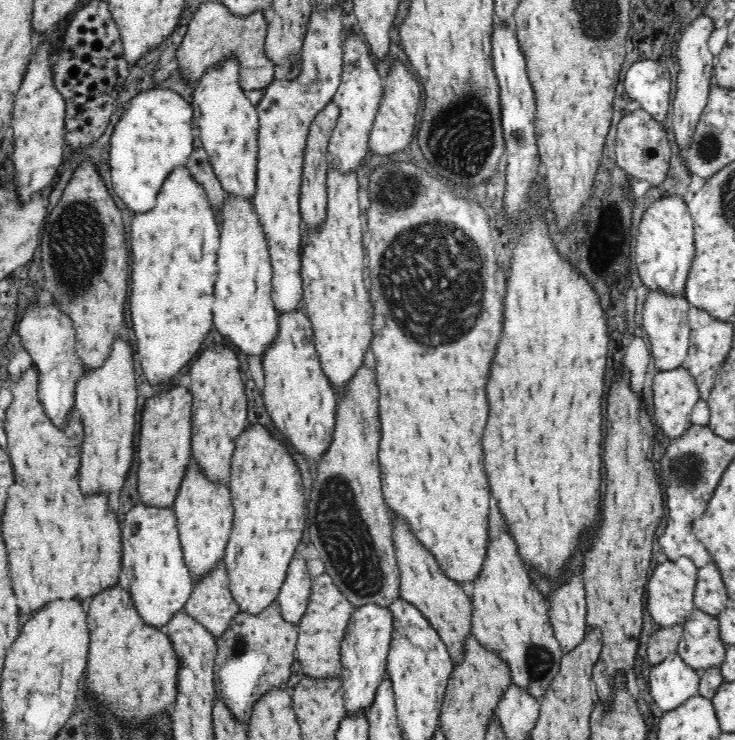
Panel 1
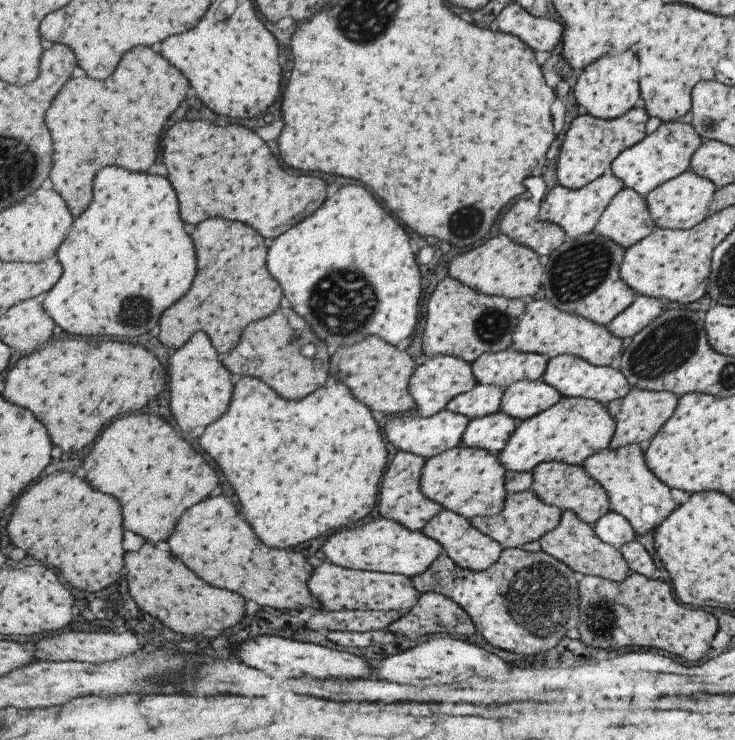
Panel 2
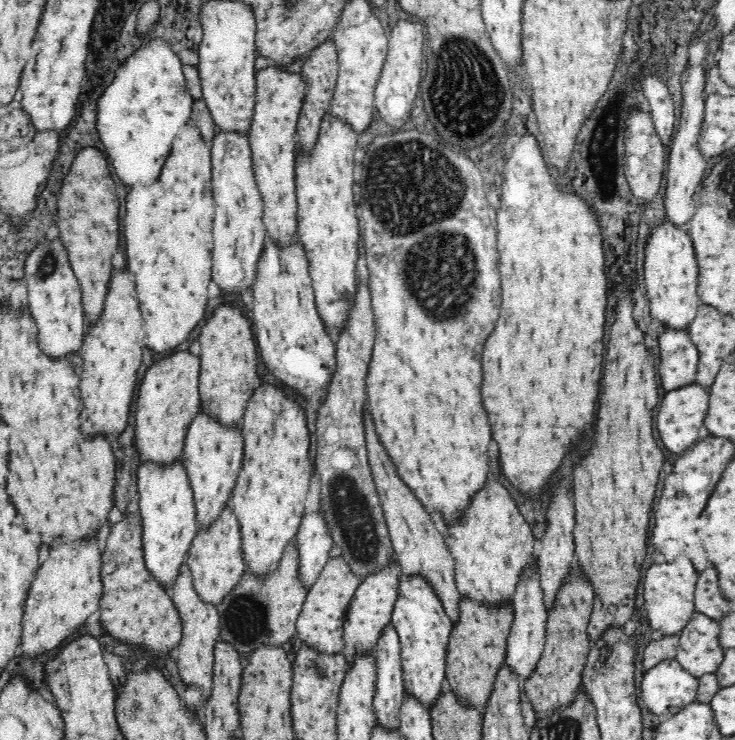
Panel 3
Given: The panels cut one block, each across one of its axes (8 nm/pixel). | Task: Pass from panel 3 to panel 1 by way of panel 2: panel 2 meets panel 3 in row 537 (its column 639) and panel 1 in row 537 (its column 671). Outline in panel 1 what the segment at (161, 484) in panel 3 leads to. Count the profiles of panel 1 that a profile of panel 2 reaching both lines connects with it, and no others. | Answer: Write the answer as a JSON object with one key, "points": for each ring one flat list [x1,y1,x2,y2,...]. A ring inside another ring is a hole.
{"points":[[139,503,124,515,120,521,120,526,124,574,128,578,129,596,132,604,134,604,136,612,139,613,144,624,163,630,166,624,172,620,172,616,183,611,194,588,191,573,188,572,183,561,183,549,180,546,174,510,156,509,152,508,151,505]]}

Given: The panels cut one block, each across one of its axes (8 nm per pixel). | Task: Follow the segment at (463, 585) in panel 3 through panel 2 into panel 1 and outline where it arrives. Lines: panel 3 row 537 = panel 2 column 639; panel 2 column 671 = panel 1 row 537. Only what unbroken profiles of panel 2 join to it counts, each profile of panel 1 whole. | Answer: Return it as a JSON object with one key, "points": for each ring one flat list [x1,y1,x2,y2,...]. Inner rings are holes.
{"points":[[507,527,506,533,495,541,488,542,480,577,477,577,477,582,474,583,471,635,484,648,495,652,495,655,507,664,511,674,511,684,521,688,523,692,540,703,544,700,544,694,548,692,548,686,560,672,560,662,564,652,553,633,552,623,548,610,546,610,546,602,544,602,542,594,530,584,530,576,528,576,528,570,524,568,524,565,526,564,523,564,523,559,519,556,514,536,507,532]]}

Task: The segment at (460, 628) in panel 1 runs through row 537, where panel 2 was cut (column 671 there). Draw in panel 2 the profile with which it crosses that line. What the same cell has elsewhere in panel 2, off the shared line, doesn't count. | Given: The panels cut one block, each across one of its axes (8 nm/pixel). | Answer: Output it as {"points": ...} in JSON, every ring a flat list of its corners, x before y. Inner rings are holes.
{"points":[[630,388,629,394,615,399,607,408,616,422,611,448,623,448,628,444,638,445,641,441,650,441,674,414,678,397,669,391,644,391]]}

